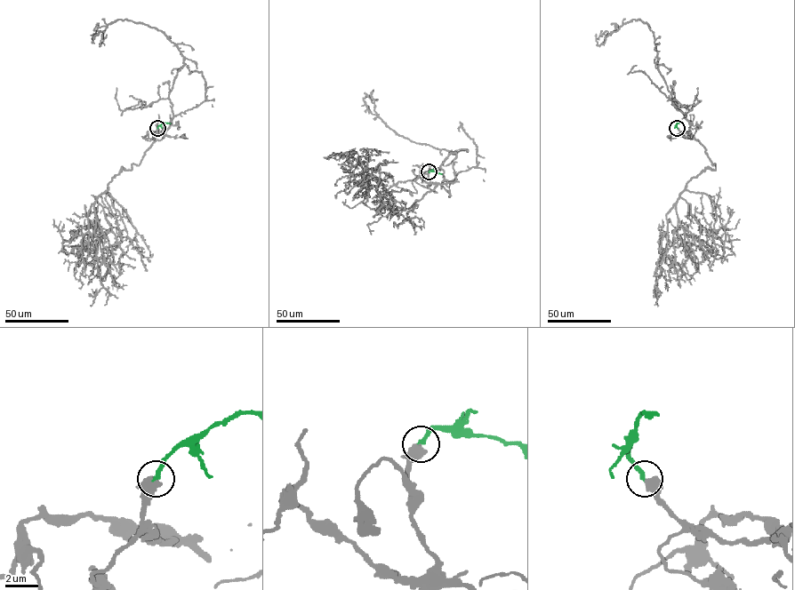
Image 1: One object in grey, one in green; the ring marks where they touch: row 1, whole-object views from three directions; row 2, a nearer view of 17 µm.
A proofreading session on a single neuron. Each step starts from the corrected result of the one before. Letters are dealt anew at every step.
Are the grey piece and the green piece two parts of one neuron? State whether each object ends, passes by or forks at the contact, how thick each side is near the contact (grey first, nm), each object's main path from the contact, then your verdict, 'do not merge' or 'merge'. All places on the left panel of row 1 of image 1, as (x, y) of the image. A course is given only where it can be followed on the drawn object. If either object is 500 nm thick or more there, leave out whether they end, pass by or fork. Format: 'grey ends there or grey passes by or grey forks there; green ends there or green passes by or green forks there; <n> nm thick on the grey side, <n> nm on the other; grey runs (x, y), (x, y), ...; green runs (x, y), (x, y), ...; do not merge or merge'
600 nm thick on the grey side, 260 nm on the other; grey runs (157, 128), (164, 136), (138, 165), (122, 168), (88, 212), (98, 274), (108, 294), (104, 305); green runs (157, 128), (164, 123), (170, 123); merge

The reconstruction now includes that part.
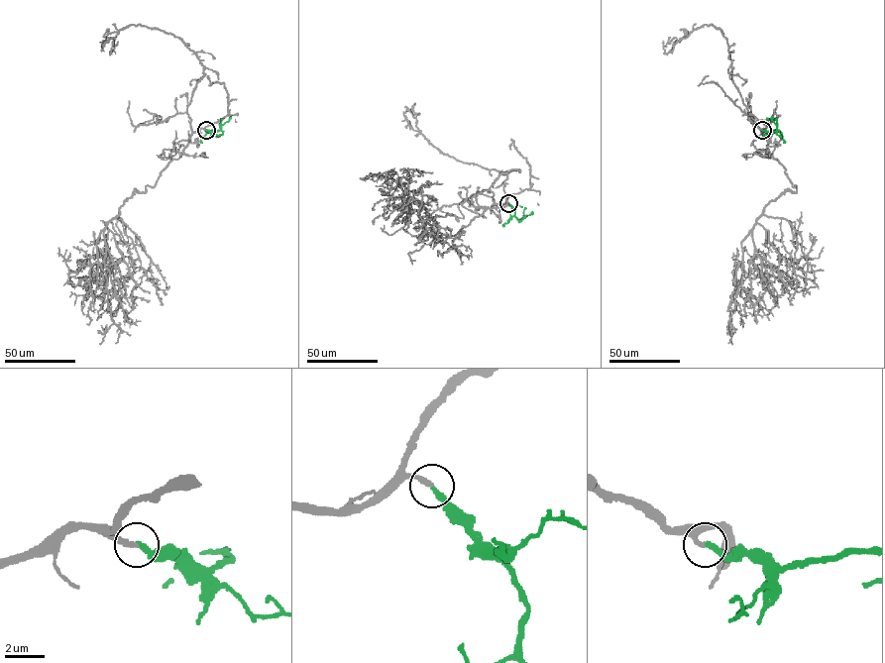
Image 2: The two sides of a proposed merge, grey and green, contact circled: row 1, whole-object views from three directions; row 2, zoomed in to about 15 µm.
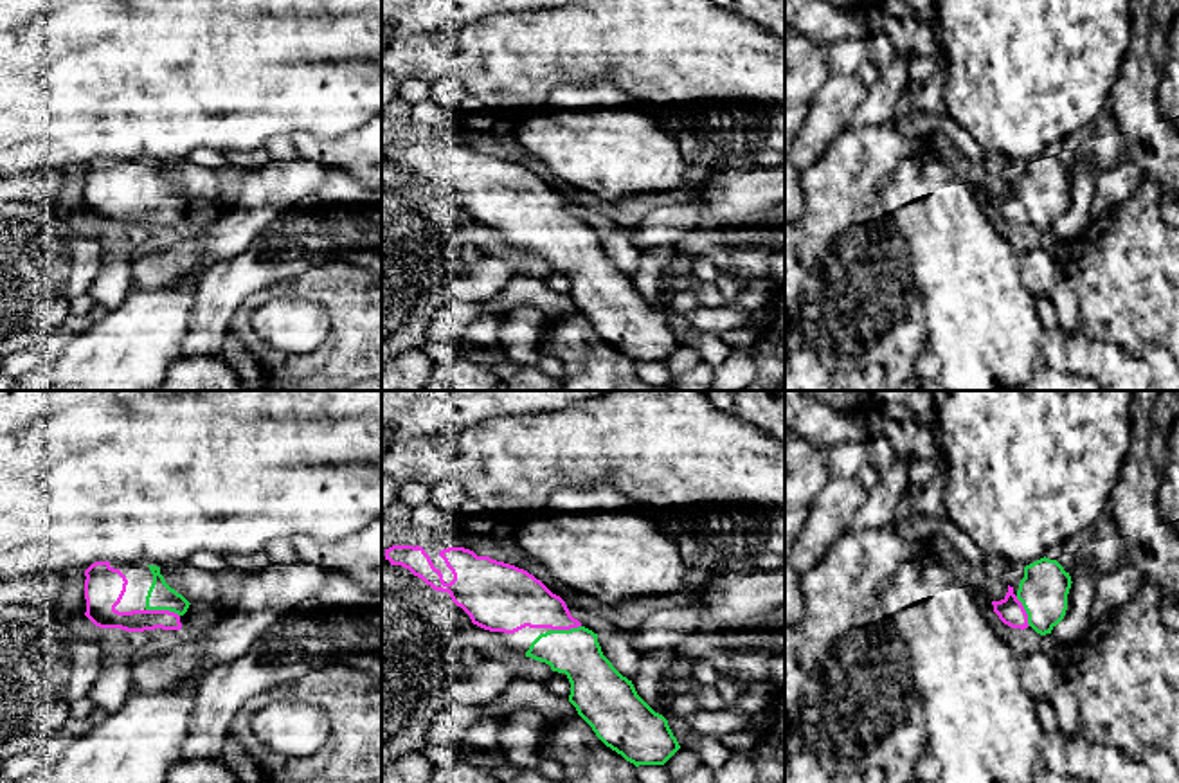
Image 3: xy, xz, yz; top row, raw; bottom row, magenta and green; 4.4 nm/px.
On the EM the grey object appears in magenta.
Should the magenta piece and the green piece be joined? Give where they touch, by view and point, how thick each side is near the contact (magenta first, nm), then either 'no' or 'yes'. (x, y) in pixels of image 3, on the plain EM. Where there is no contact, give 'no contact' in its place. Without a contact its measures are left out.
contact xy (162, 207); calibres 120 and 120 nm; yes

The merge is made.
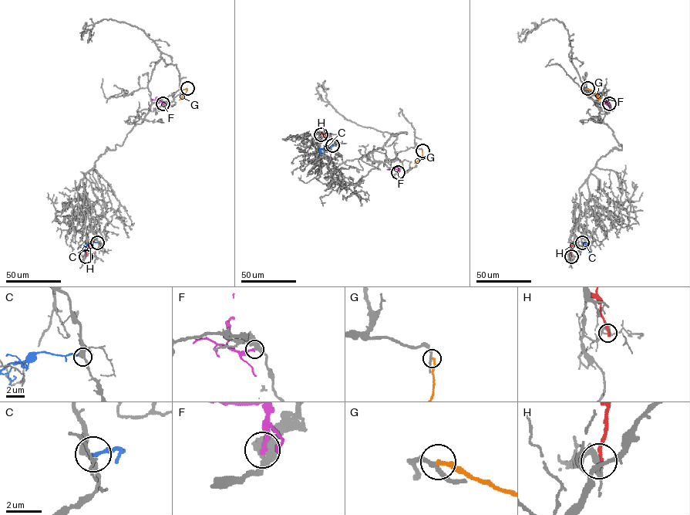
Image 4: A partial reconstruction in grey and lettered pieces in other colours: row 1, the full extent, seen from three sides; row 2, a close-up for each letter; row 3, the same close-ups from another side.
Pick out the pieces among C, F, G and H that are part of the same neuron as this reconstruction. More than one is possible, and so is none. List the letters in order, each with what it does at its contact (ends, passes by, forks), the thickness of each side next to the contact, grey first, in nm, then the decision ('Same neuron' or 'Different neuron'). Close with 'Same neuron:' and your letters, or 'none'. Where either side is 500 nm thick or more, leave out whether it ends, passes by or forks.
C: It ends there. Thickness 360 nm (grey) against 190 nm. Different neuron
F: Thickness 550 nm (grey) against 240 nm. Different neuron
G: It ends there. Thickness 220 nm (grey) against 240 nm. Different neuron
H: It ends there. Thickness 180 nm (grey) against 200 nm. Different neuron
Same neuron: none

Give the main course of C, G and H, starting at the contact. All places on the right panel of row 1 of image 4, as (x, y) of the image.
C: (582, 242), (585, 242), (588, 252)
G: (587, 88), (594, 92), (600, 100)
H: (571, 256), (570, 246), (573, 245)

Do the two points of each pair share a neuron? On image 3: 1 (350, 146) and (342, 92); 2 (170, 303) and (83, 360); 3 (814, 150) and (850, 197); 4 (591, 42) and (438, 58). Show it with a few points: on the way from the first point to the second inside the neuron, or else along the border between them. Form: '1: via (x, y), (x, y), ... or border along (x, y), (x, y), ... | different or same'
1: border along (362, 123), (326, 139), (305, 132) | different
2: via (148, 324), (112, 360), (105, 360) | same
3: border along (848, 126), (803, 171) | different
4: via (553, 47), (481, 49), (476, 53) | same

